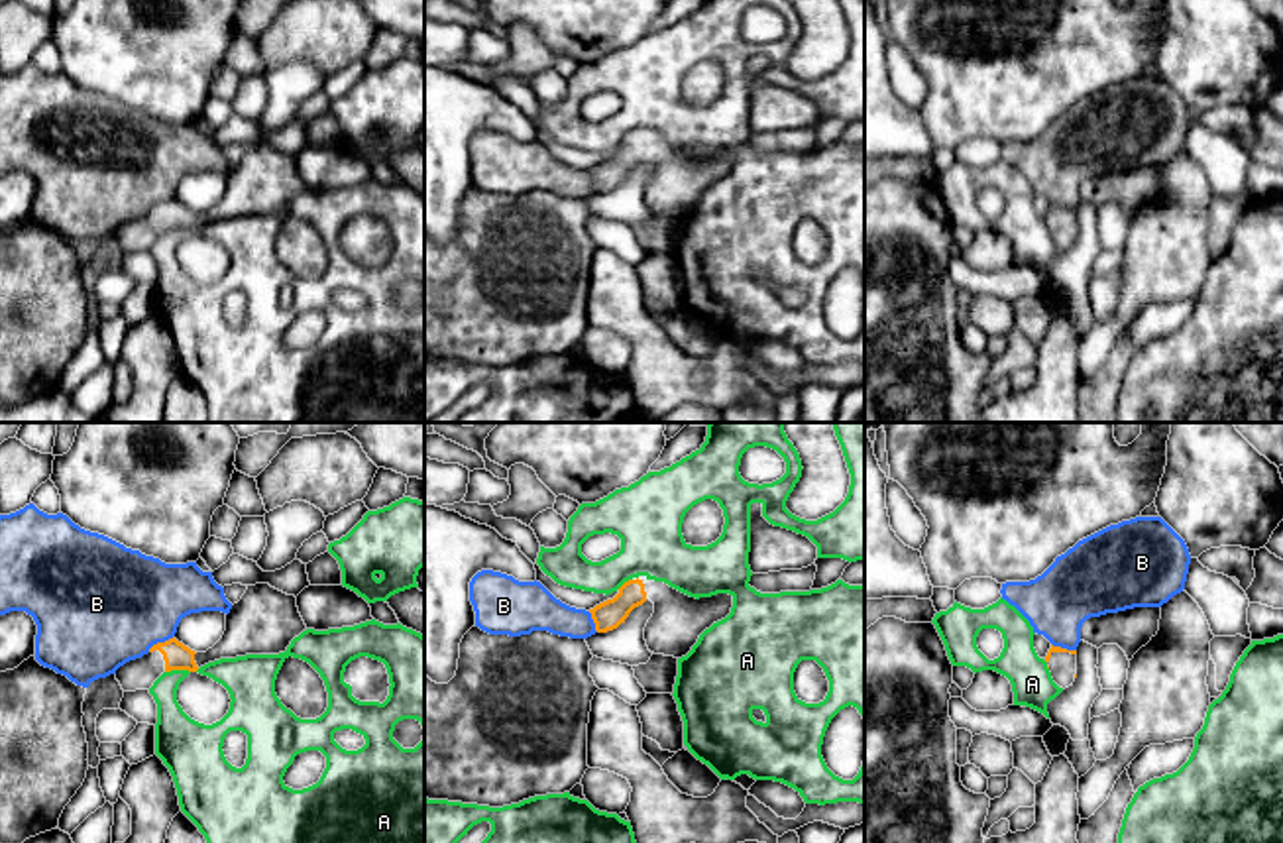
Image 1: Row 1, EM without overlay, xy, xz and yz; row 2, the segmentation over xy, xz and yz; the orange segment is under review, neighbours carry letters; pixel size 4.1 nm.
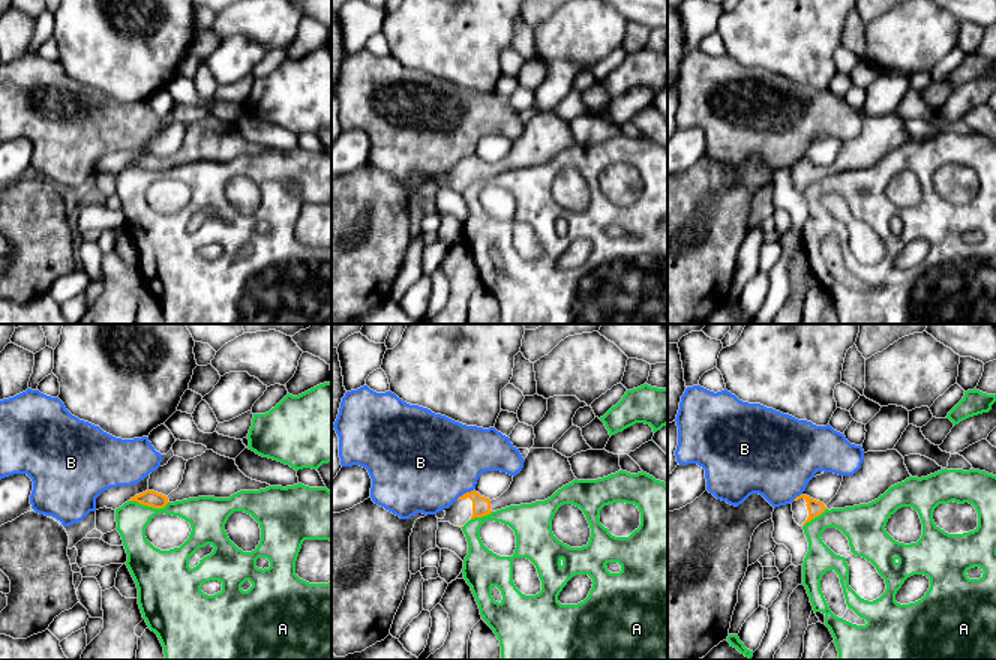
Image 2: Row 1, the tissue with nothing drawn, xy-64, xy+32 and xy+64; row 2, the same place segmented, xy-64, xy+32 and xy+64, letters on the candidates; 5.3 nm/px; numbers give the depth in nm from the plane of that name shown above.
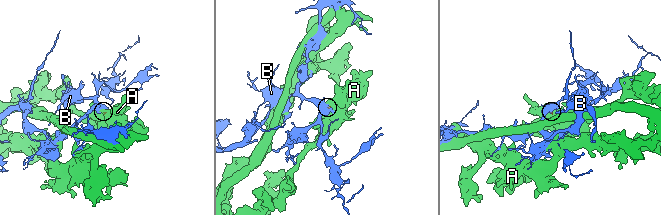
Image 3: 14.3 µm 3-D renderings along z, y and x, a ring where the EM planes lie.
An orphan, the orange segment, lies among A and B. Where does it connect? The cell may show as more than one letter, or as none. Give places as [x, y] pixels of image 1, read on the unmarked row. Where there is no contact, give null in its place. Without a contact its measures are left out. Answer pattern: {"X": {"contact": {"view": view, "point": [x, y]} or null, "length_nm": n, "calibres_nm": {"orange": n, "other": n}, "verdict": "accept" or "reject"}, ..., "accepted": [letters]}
{"A": {"contact": {"view": "xy", "point": [177, 228]}, "length_nm": 100, "calibres_nm": {"orange": 110, "other": 160}, "verdict": "reject"}, "B": {"contact": {"view": "xy", "point": [160, 203]}, "length_nm": 130, "calibres_nm": {"orange": 110, "other": 480}, "verdict": "reject"}, "accepted": []}

